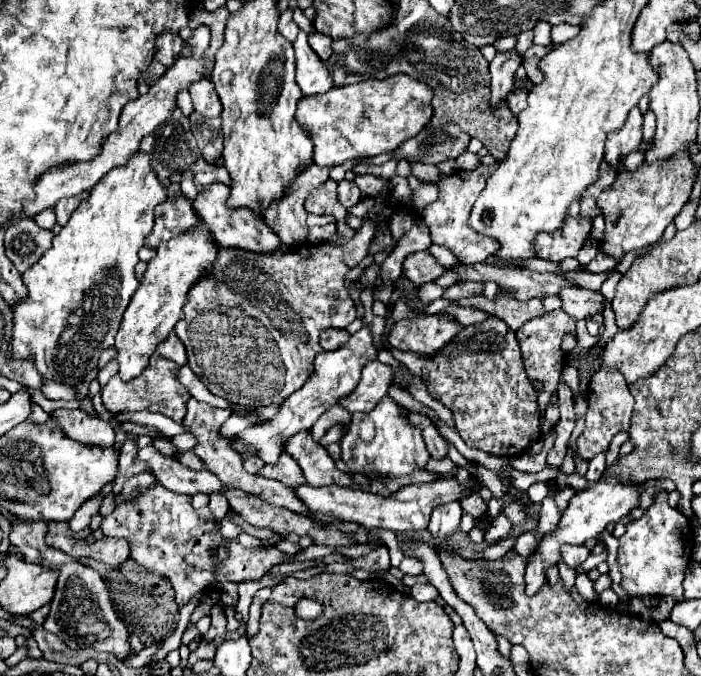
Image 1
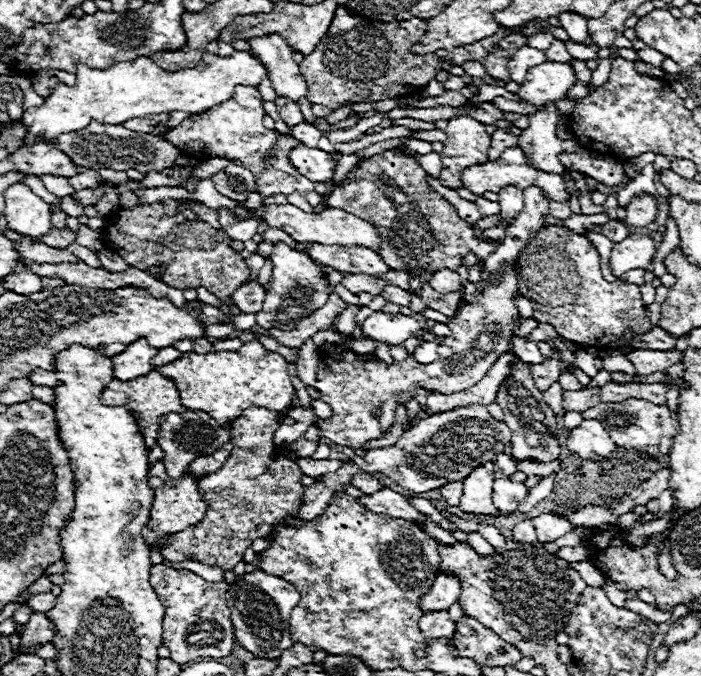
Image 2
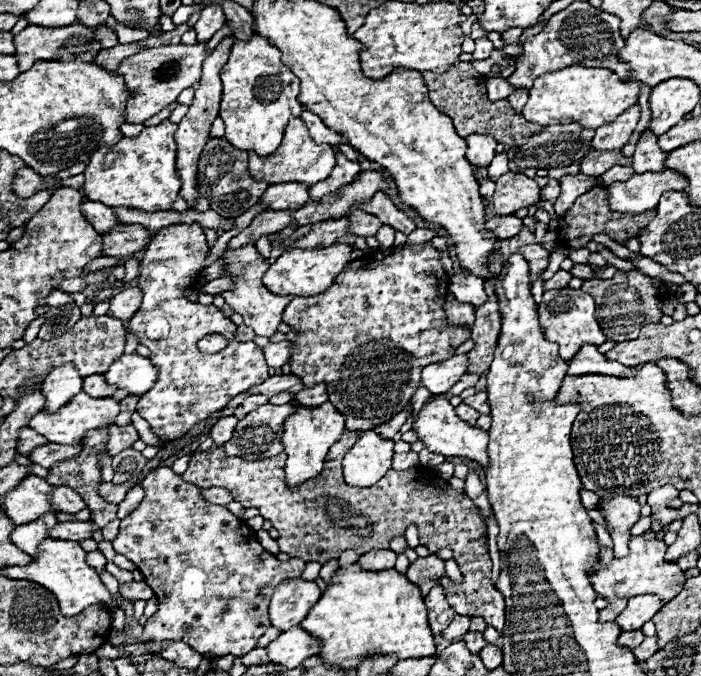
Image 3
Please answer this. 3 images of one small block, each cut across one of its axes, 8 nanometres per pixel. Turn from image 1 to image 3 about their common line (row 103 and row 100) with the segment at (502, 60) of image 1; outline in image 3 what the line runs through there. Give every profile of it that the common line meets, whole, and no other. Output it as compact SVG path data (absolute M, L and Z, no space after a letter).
M490 78L486 82L486 86L488 86L488 98L492 102L504 100L504 98L508 98L514 92L514 88L510 88L510 84L506 84L504 78Z

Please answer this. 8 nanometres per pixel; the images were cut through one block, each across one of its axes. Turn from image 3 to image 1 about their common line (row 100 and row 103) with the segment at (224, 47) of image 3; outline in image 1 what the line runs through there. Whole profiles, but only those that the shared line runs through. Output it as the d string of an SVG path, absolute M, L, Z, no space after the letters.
M198 80L188 86L188 92L192 96L194 110L202 116L220 116L222 106L218 104L218 94L214 92L214 84L210 80Z

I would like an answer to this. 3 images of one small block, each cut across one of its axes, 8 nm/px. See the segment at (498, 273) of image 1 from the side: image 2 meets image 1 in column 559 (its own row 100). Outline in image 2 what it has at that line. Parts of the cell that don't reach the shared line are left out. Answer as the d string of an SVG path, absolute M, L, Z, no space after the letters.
M278 96L274 102L276 102L276 108L278 108L280 118L282 118L290 128L296 126L296 124L300 124L300 122L304 122L302 112L300 112L300 108L298 108L296 102L292 102L292 100L284 98L284 96Z

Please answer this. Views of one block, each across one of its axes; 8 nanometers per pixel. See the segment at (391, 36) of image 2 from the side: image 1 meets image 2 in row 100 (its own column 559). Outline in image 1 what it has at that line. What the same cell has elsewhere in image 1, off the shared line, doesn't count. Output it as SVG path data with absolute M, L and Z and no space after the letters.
M554 310L542 318L532 318L516 332L516 338L522 348L524 368L528 372L528 378L540 380L544 384L544 390L538 394L540 408L548 406L550 394L556 392L556 386L562 380L562 368L566 364L566 354L562 354L560 342L564 338L564 334L568 334L568 332L576 332L576 322L570 320L570 316L566 316L566 312L562 312L562 310Z

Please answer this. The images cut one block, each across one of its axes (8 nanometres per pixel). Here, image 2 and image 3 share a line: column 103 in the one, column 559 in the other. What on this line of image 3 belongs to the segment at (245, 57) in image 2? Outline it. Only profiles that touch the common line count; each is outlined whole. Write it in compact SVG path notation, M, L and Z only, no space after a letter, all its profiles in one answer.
M568 66L562 70L548 72L538 80L534 80L534 86L530 88L528 102L524 104L522 116L528 122L534 122L538 126L578 122L586 130L596 130L608 122L614 122L630 106L638 104L640 86L642 84L634 80L622 82L614 72L606 68Z

